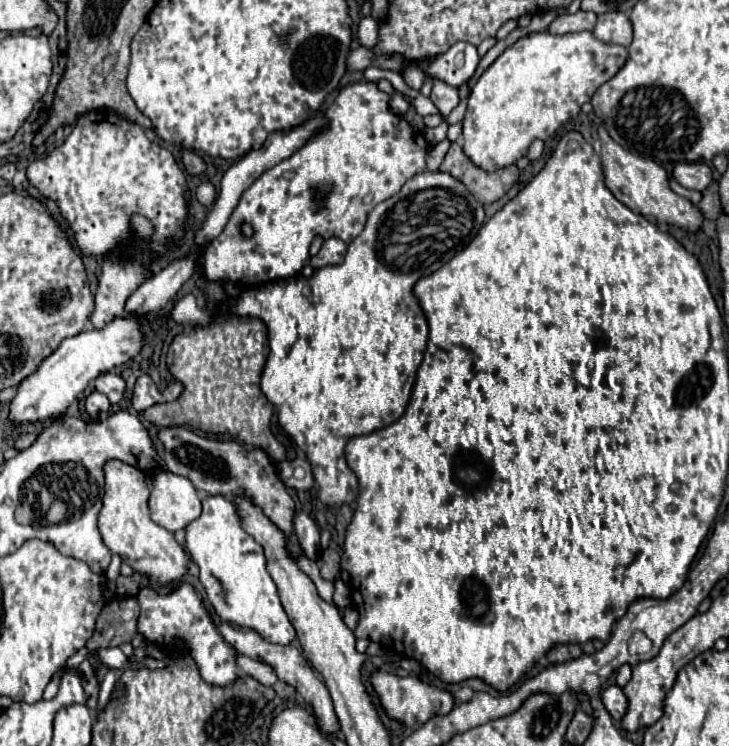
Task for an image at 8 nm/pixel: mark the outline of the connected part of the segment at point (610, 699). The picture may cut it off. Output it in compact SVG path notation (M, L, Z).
M612 685L612 687L604 689L602 699L604 699L604 707L608 709L608 713L610 713L616 721L620 721L620 719L624 717L626 709L628 709L628 699L624 697L622 689L620 689L618 685Z

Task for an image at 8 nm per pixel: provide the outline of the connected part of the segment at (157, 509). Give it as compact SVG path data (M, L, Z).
M158 469L148 499L150 519L168 531L184 529L202 513L200 497L186 477Z

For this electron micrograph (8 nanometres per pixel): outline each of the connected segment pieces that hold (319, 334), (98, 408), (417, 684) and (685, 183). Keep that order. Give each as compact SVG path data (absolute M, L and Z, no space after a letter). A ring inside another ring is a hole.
M424 171L414 175L398 195L386 199L368 215L364 231L348 245L344 263L316 269L308 279L292 277L282 283L248 289L234 305L228 305L236 315L258 317L266 323L270 352L260 381L262 393L276 407L278 423L282 429L306 453L312 465L314 481L318 485L318 497L328 507L352 505L358 497L358 479L344 459L344 447L348 439L392 425L402 417L408 405L416 369L422 363L428 339L426 317L412 293L414 283L424 275L434 273L458 251L462 251L482 227L480 219L484 221L482 205L466 191L460 181L448 173ZM420 189L436 189L442 191L444 197L436 197L436 207L428 207L424 201L424 205L420 205L422 209L414 213L418 215L418 223L412 233L400 233L390 219L390 209L400 201L400 197L412 197L412 193L418 193Z
M92 391L92 393L86 397L86 403L84 403L84 409L86 409L88 415L106 415L106 413L108 413L108 407L110 407L108 397L104 397L104 395L98 393L98 391Z
M374 671L368 677L368 681L374 687L374 691L376 691L378 699L380 699L380 705L386 711L386 715L390 719L394 719L394 721L400 721L400 723L408 725L408 727L422 725L432 715L446 715L454 707L454 697L448 691L430 687L428 683L424 683L424 681L416 679L416 677L404 677L402 679L402 677L396 677L394 673L390 673L390 671Z
M678 163L672 175L682 187L692 191L704 191L712 183L712 171L706 163Z

